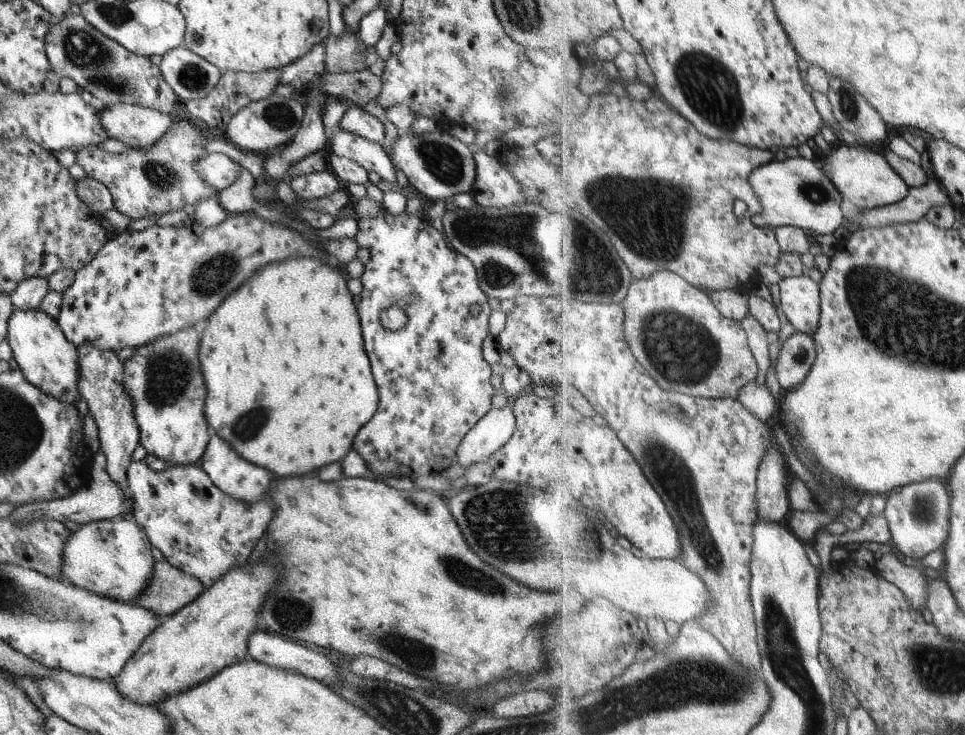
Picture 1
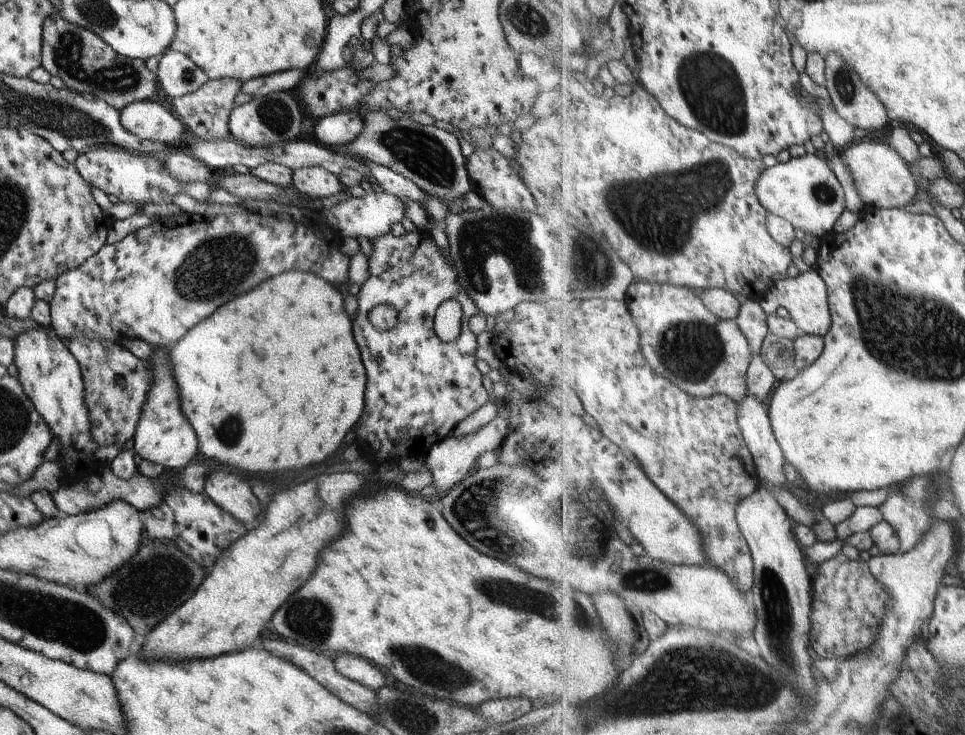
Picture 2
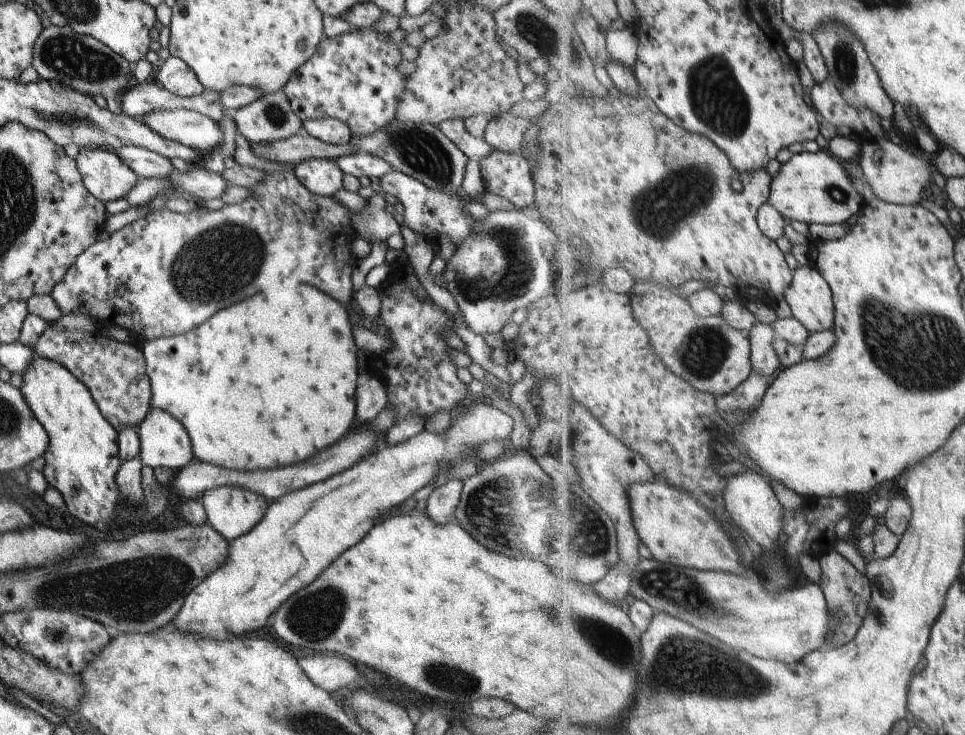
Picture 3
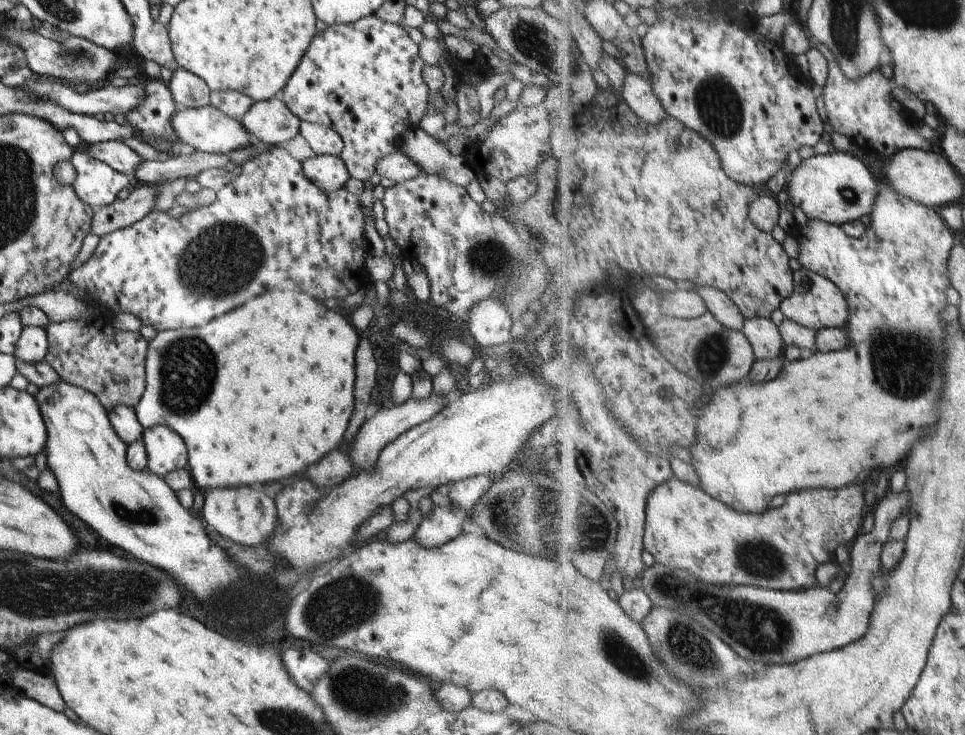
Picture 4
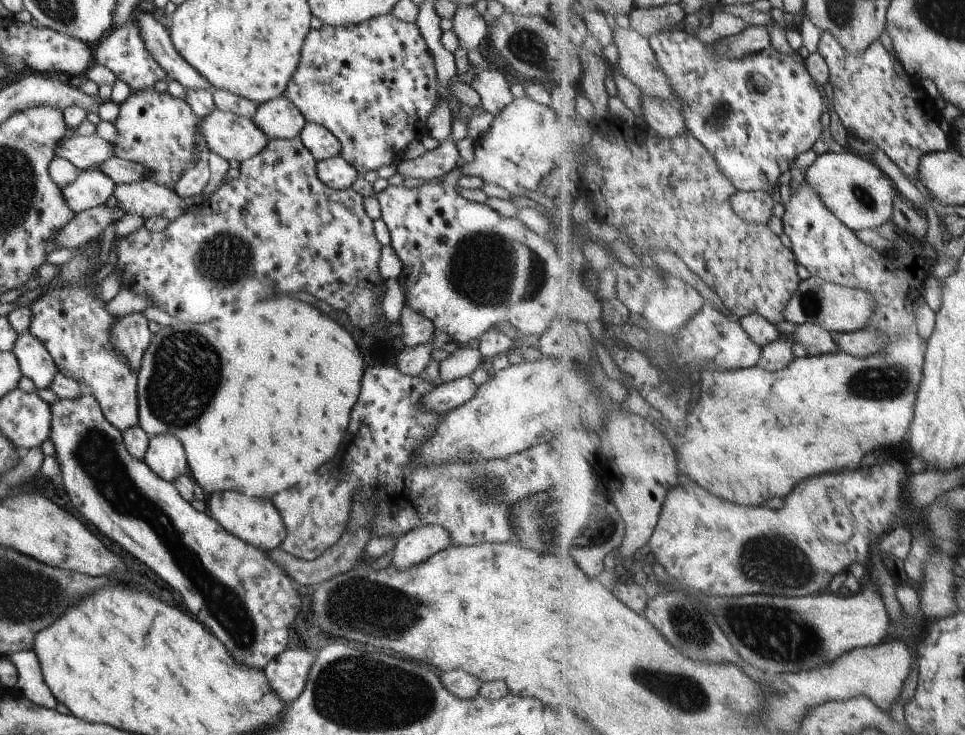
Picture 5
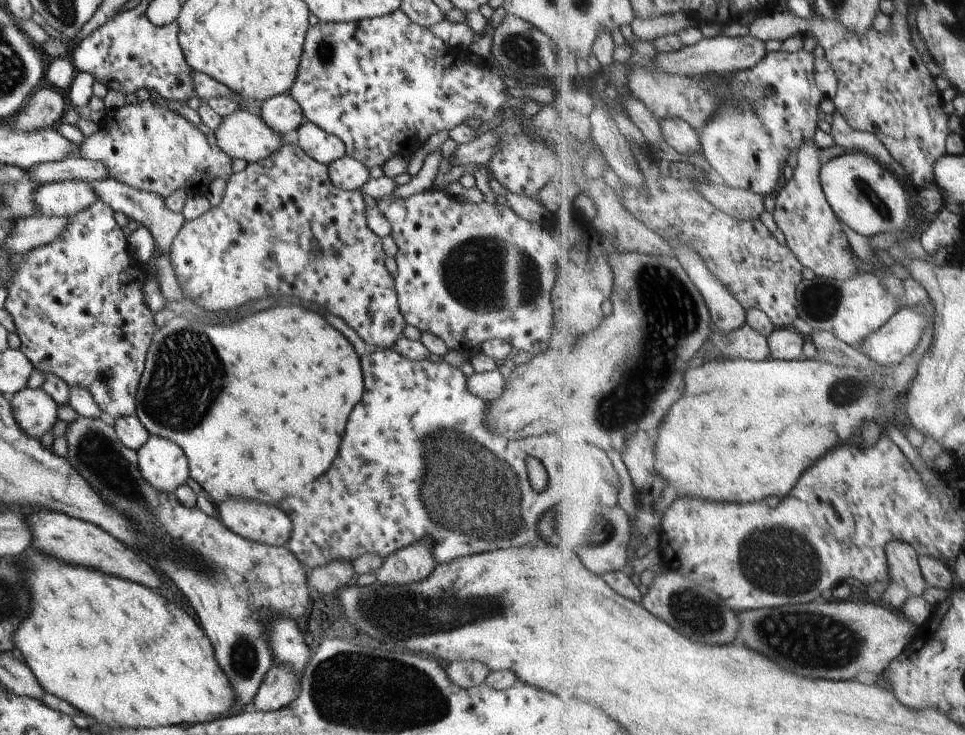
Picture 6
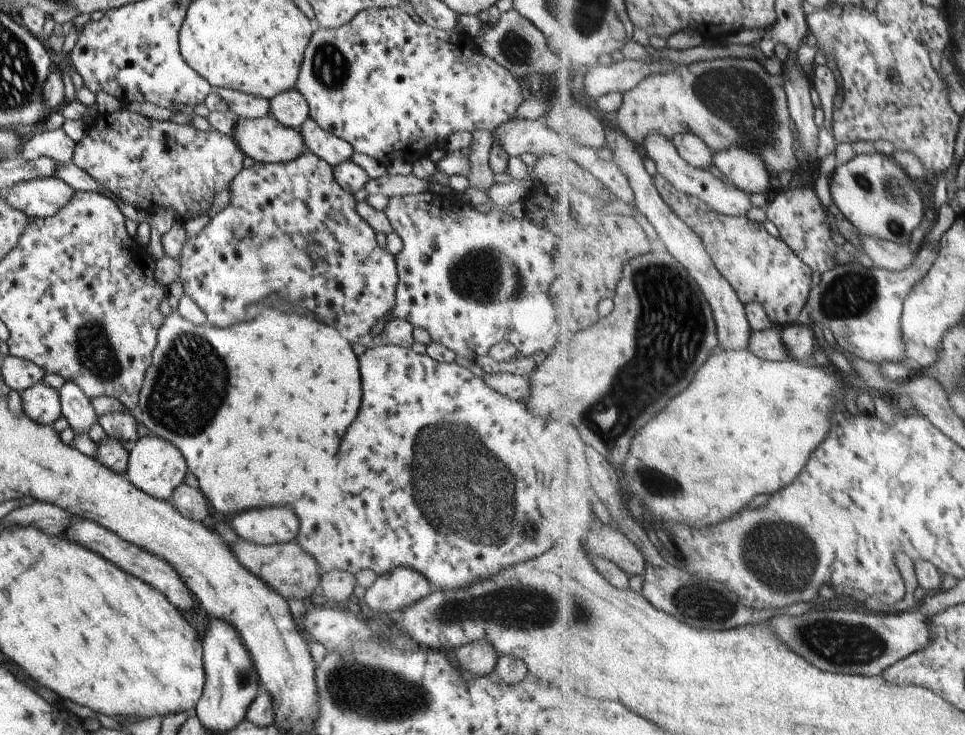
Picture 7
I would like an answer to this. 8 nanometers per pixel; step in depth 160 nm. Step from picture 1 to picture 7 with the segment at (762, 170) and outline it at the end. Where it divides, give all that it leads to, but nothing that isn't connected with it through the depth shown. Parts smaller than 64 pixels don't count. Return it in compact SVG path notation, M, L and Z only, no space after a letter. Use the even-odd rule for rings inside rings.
M879 152L859 154L843 166L836 166L830 182L830 194L832 202L839 211L862 234L908 246L913 230L923 222L923 216L928 216L919 188L915 188L914 183L914 179L907 174L906 170L903 170L901 164L897 164L897 160L894 160L891 155L886 156Z

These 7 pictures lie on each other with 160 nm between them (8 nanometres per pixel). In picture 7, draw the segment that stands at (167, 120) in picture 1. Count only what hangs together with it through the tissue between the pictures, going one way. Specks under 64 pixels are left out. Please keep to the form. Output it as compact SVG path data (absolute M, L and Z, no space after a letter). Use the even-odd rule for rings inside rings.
M270 115L257 119L238 119L231 135L239 151L255 163L295 160L307 150L297 130L282 126Z

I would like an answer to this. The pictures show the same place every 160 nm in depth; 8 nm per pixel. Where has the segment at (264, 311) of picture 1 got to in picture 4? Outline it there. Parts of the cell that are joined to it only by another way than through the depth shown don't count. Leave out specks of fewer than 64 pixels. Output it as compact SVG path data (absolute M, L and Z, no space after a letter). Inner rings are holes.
M289 290L289 292L261 294L259 302L255 296L253 302L249 300L249 306L245 304L245 306L231 310L219 318L213 318L203 328L157 331L155 337L147 343L144 356L144 391L133 408L137 422L143 429L155 425L168 426L181 437L186 446L186 468L190 472L192 482L201 488L201 491L212 488L240 487L243 484L247 484L247 486L265 484L271 480L289 478L289 476L305 470L305 466L317 462L325 452L333 450L343 438L343 430L351 416L354 402L353 396L351 396L353 380L355 380L353 352L355 352L355 344L359 340L359 335L361 337L363 334L358 332L353 325L351 326L341 314L327 310L321 302L313 300L311 296L299 298L299 294L303 294L303 292Z

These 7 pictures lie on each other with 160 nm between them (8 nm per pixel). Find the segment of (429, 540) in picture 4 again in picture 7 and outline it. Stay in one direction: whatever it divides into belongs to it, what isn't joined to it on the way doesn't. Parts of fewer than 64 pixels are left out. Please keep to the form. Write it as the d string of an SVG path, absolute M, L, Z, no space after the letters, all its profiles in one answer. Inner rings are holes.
M399 566L383 576L376 576L376 580L365 589L360 606L367 614L393 615L411 604L417 604L431 592L432 587L419 572Z

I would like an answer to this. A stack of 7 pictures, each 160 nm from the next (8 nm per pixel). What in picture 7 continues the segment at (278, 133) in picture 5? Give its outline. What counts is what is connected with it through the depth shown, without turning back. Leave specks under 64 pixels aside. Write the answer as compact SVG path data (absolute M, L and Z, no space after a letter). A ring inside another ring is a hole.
M294 89L277 94L277 96L268 100L268 104L268 115L272 119L277 120L282 126L297 131L309 116L307 100L304 100L303 96Z

